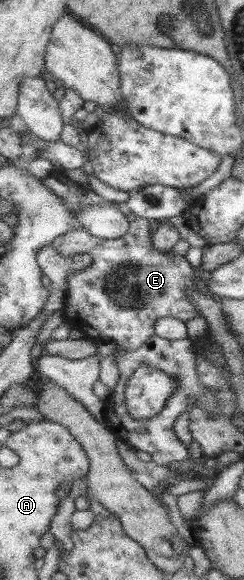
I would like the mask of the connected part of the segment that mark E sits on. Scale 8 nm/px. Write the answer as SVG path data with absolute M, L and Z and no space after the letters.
M126 202L113 203L131 222L129 233L118 239L104 239L76 229L57 237L53 246L66 257L80 253L94 256L91 266L70 274L70 295L65 318L73 328L94 341L114 341L127 350L137 350L150 336L159 317L174 317L187 322L200 317L190 300L190 291L208 289L201 269L197 269L185 256L176 256L171 249L160 251L152 245L152 221L130 211Z

